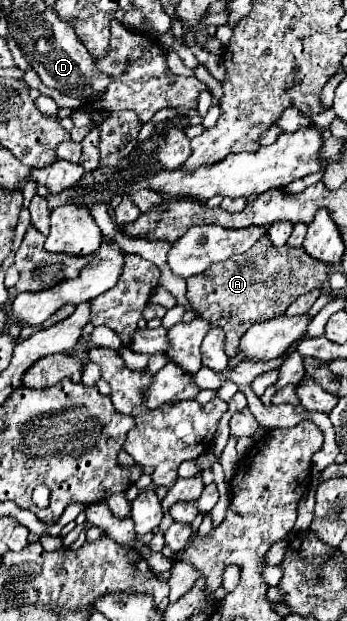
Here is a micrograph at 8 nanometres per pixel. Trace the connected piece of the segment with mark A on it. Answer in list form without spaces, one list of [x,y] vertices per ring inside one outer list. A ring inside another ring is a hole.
[[[261,236],[245,254],[233,256],[223,264],[213,264],[207,268],[207,272],[199,276],[191,276],[187,280],[187,298],[191,306],[201,314],[201,318],[209,320],[211,328],[221,328],[225,332],[225,354],[233,358],[239,352],[239,340],[241,336],[257,322],[271,320],[277,316],[283,316],[285,310],[301,296],[307,294],[311,288],[323,286],[327,280],[327,266],[311,256],[303,248],[291,248],[291,246],[273,246],[269,236]]]

